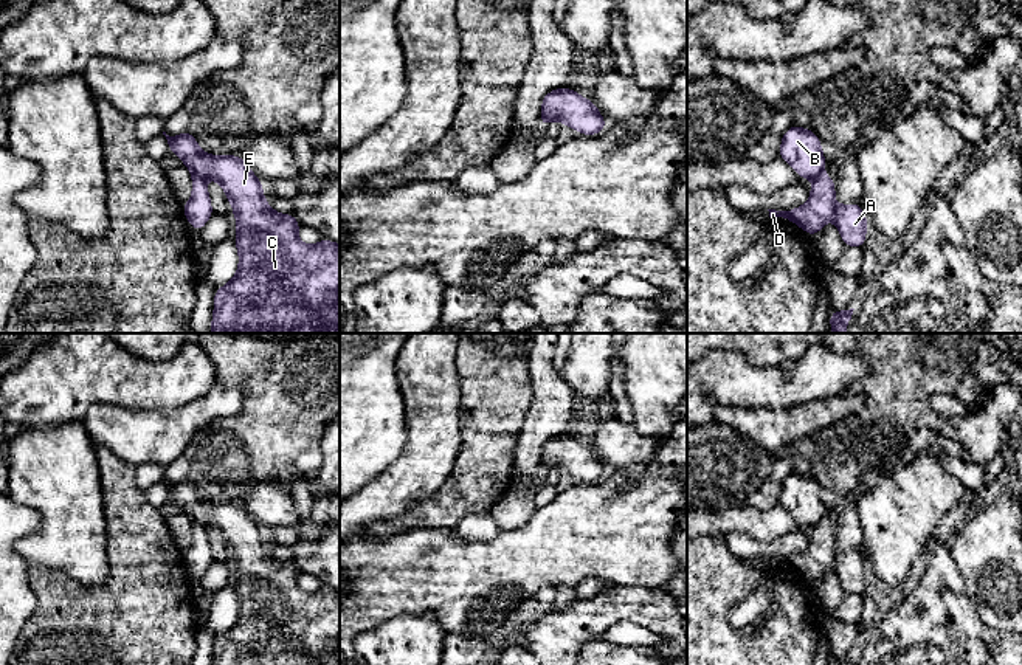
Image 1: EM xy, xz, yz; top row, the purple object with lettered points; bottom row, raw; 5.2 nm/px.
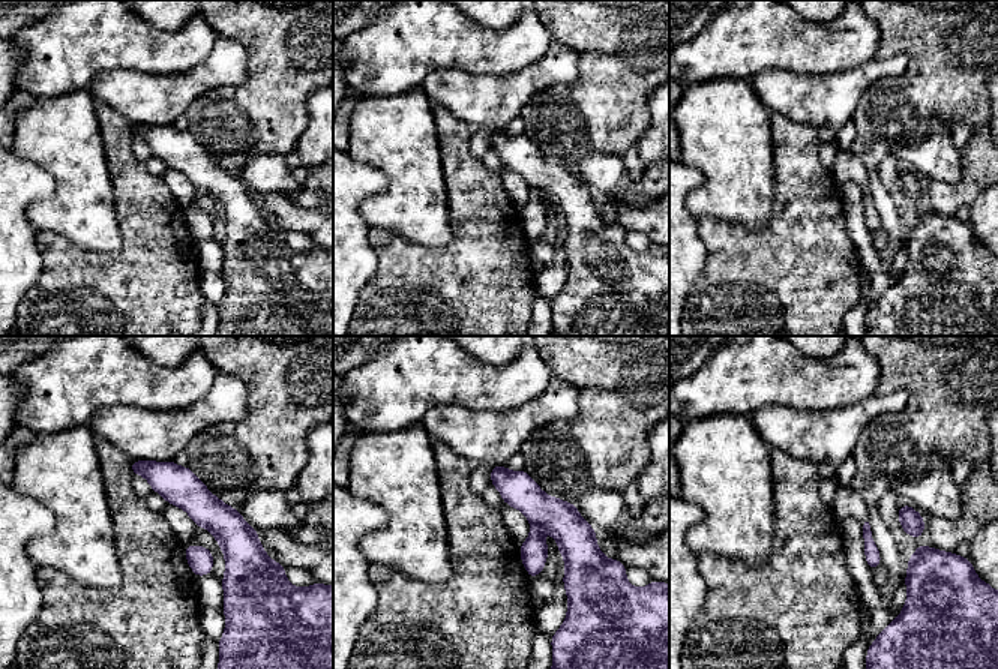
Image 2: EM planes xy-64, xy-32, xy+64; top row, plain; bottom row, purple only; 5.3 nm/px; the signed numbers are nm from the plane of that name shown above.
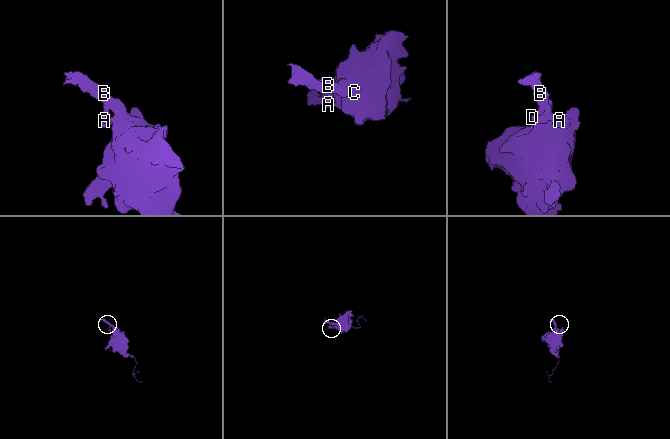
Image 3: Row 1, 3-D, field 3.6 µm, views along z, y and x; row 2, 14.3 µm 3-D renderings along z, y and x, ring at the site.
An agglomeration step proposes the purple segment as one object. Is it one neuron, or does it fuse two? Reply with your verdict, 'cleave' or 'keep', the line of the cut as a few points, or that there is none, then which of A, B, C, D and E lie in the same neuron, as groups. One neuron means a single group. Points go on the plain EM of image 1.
cleave; cut xy (193, 521), (203, 527); groups A D / B C E

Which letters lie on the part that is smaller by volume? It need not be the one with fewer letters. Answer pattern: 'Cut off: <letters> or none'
Cut off: A, D

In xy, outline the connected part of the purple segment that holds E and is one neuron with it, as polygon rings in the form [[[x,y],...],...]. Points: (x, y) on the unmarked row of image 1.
[[[186,477],[181,482],[169,484],[166,479],[163,482],[167,487],[169,499],[175,501],[185,513],[189,516],[192,522],[199,522],[200,525],[212,525],[216,527],[222,536],[225,538],[226,546],[230,547],[233,553],[233,563],[237,570],[237,578],[234,586],[234,591],[237,594],[239,601],[239,614],[237,620],[233,623],[233,626],[225,631],[223,634],[217,636],[214,639],[214,659],[212,665],[340,665],[340,591],[330,589],[327,586],[321,586],[316,592],[306,592],[298,586],[298,577],[301,570],[296,567],[293,561],[278,561],[264,546],[264,533],[256,524],[256,521],[245,512],[240,502],[223,502],[216,504],[214,501],[202,499],[199,494],[197,487],[194,482]]]

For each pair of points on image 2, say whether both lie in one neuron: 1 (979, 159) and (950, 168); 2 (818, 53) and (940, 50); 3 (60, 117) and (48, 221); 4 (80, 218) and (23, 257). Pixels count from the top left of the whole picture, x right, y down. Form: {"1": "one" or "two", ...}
{"1": "two", "2": "two", "3": "one", "4": "two"}

